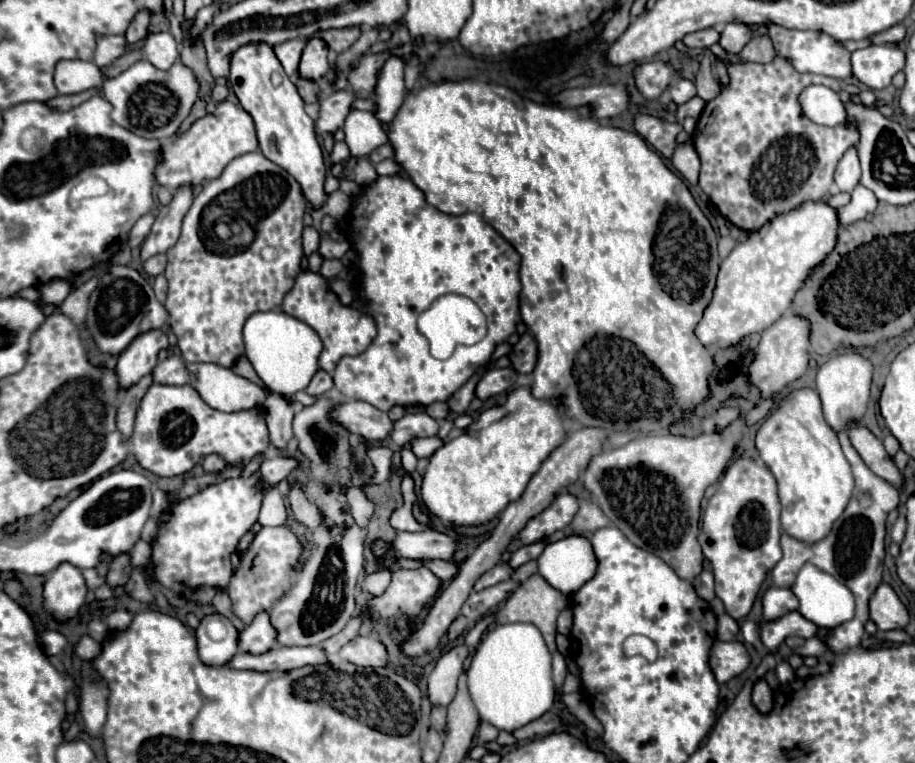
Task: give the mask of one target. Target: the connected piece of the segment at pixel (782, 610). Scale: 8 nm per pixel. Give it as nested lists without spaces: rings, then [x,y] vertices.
[[[769,588],[763,596],[763,620],[775,620],[791,610],[797,610],[799,600],[789,588]]]

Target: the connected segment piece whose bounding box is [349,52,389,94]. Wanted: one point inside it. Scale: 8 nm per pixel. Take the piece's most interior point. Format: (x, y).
(363, 77)

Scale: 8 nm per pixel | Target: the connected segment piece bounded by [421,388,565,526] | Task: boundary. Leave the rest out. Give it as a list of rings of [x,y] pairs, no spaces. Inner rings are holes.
[[[517,388],[503,406],[485,410],[461,436],[445,442],[431,456],[421,486],[423,502],[441,520],[463,526],[485,524],[523,494],[529,478],[563,438],[559,406],[533,398],[529,388]]]

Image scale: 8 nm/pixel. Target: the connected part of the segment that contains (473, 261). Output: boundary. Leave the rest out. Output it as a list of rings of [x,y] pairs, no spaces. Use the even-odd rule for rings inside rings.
[[[379,176],[373,184],[363,188],[363,192],[353,200],[345,234],[351,246],[359,252],[357,266],[363,274],[361,296],[369,300],[365,312],[375,318],[379,332],[363,354],[341,358],[333,372],[335,388],[343,394],[343,398],[369,402],[381,412],[389,412],[393,406],[429,406],[433,402],[447,402],[453,392],[457,392],[483,364],[491,360],[495,346],[505,342],[509,334],[515,332],[519,320],[521,256],[479,214],[467,212],[461,216],[451,216],[439,212],[435,206],[427,204],[423,192],[403,176]],[[445,294],[471,298],[487,318],[487,336],[473,346],[459,346],[447,360],[435,360],[429,352],[427,338],[417,330],[417,318]]]

